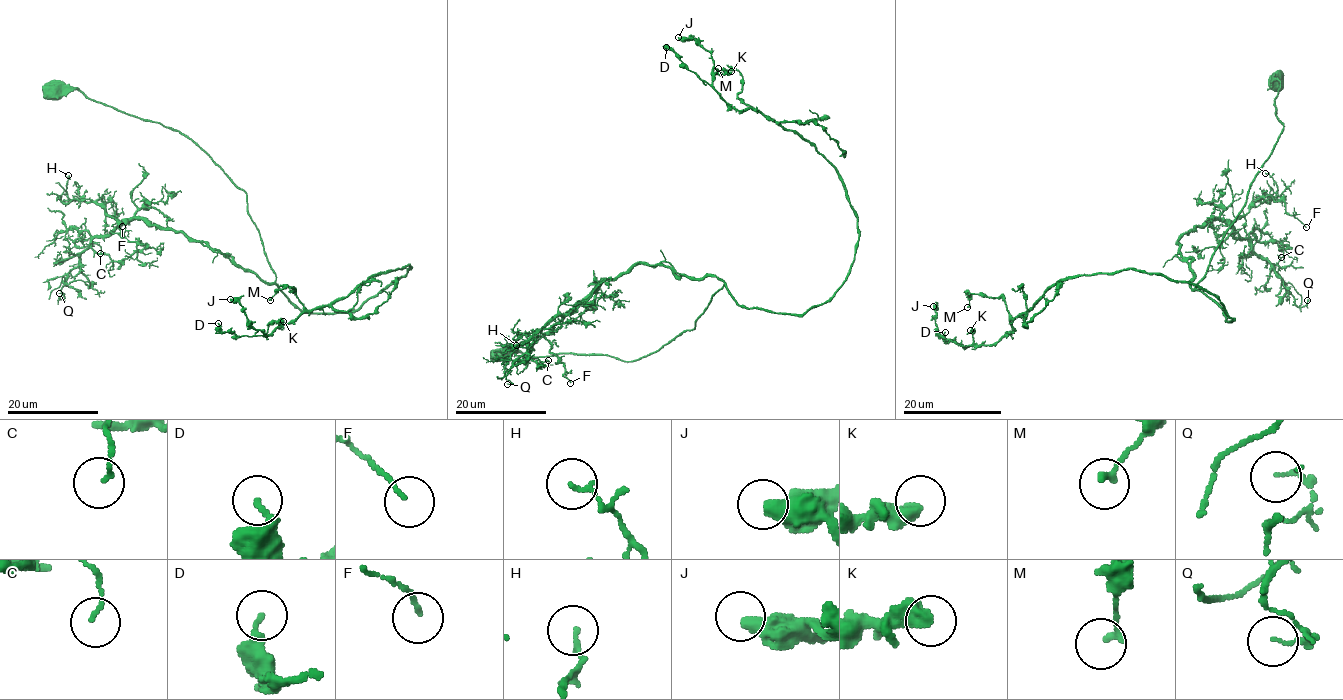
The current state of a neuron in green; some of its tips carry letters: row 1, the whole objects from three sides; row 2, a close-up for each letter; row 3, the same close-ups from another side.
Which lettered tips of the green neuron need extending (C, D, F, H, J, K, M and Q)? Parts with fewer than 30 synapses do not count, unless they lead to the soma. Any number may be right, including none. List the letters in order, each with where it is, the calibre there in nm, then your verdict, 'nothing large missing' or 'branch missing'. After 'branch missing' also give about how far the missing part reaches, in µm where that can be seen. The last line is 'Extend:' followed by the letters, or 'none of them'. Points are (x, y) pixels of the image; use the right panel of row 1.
C: (1281, 257) | 110 nm | nothing large missing
D: (945, 332) | 220 nm | nothing large missing
F: (1306, 227) | 110 nm | nothing large missing
H: (1265, 173) | 120 nm | nothing large missing
J: (933, 306) | 460 nm | nothing large missing
K: (970, 330) | 480 nm | nothing large missing
M: (967, 307) | 190 nm | nothing large missing
Q: (1307, 300) | 90 nm | nothing large missing
Extend: none of them

